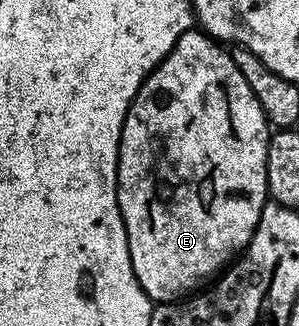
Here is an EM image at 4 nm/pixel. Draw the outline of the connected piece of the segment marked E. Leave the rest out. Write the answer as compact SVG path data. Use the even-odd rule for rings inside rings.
M200 28L188 29L171 47L167 56L146 75L145 82L139 87L121 128L117 160L117 202L127 231L131 267L135 271L135 279L139 279L139 287L143 287L150 301L168 303L196 294L202 287L208 286L215 275L220 274L238 254L247 248L267 200L265 164L270 136L271 126L265 120L263 107L259 107L259 99L255 99L255 91L247 87L247 79L243 79L239 67L235 67L232 52L224 44L214 41Z

